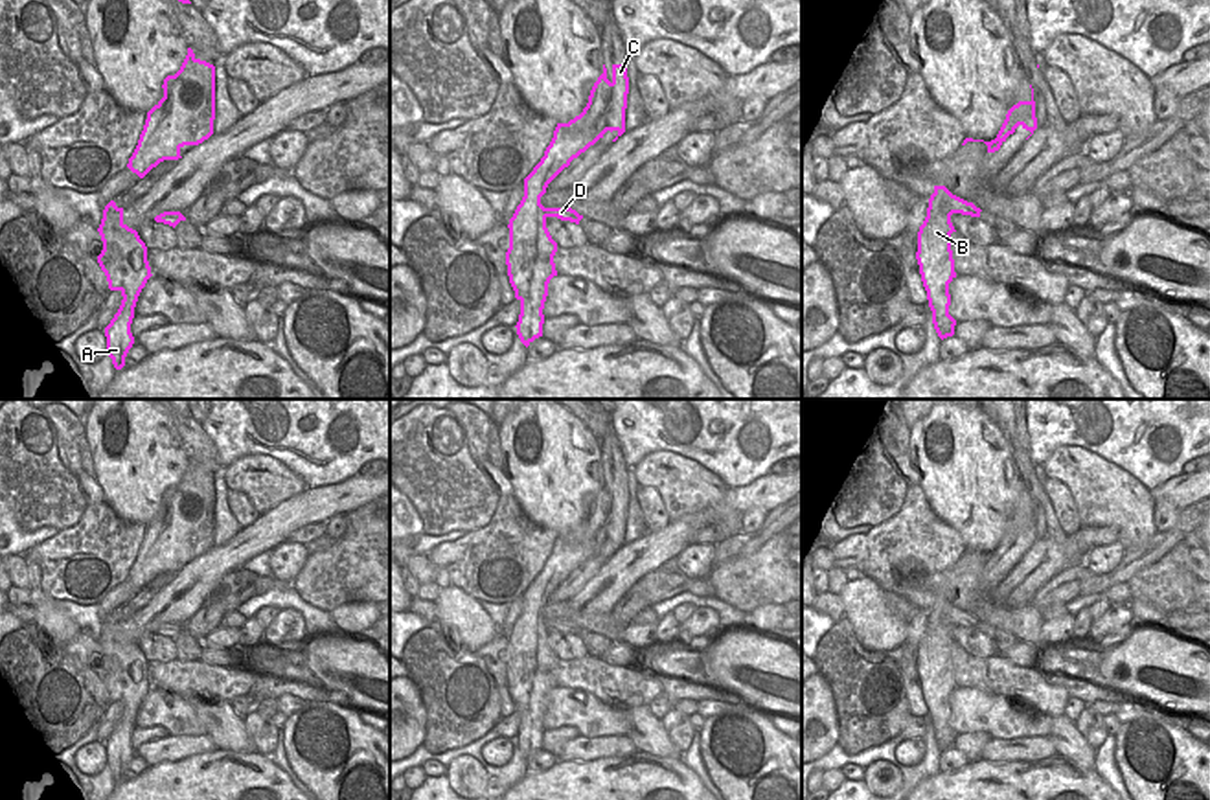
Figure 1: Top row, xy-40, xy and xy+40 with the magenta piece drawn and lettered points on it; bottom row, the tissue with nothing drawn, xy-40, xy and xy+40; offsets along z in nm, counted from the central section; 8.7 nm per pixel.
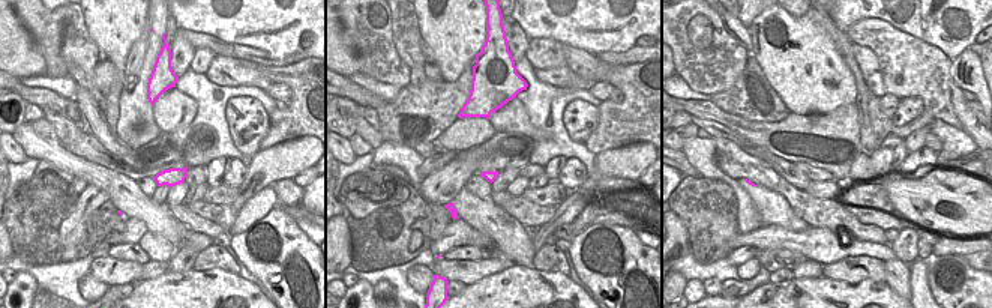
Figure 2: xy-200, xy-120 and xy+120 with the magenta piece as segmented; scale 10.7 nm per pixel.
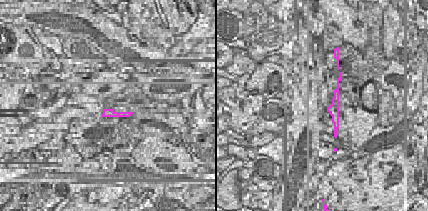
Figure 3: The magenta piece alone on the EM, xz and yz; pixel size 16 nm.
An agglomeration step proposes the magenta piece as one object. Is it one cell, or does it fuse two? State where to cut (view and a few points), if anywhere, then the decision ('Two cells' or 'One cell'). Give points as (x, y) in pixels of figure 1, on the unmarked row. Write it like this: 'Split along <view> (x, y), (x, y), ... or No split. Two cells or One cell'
Split along xy+40 (946, 604), (946, 618), (951, 626). Two cells

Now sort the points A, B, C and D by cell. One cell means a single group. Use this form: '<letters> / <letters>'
A B C / D

